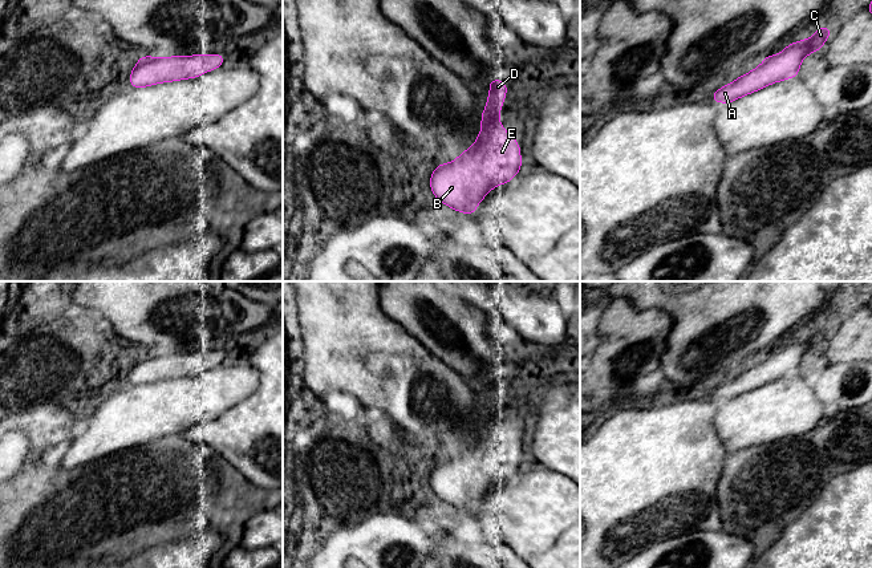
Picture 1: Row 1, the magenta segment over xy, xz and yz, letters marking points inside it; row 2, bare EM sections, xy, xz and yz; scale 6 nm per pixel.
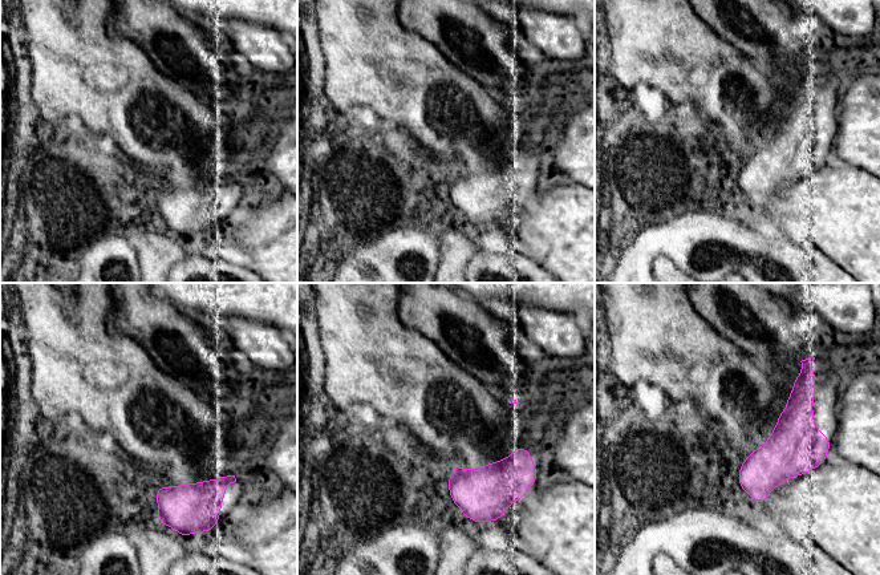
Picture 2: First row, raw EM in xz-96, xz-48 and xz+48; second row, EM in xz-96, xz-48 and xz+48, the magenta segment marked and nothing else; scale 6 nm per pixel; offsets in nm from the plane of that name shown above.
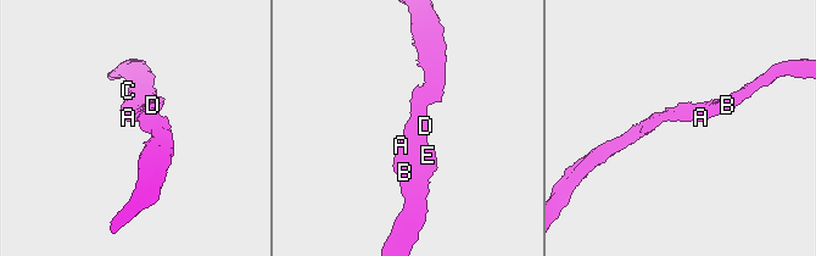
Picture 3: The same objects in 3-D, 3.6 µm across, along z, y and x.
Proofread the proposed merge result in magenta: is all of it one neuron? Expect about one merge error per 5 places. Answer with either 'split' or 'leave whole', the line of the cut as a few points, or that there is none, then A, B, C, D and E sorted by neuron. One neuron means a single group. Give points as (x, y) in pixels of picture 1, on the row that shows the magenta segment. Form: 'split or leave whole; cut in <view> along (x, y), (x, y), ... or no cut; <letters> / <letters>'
leave whole; no cut; A B C D E

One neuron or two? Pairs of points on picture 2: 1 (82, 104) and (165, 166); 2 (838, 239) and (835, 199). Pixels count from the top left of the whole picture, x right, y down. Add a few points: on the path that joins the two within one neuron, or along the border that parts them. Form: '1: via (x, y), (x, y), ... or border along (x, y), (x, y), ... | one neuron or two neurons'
1: via (102, 104), (145, 146) | one neuron
2: via (838, 230), (838, 209) | one neuron

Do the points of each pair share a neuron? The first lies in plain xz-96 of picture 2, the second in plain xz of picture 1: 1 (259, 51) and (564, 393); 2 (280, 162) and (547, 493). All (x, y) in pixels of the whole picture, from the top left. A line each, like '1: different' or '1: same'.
1: different
2: different

